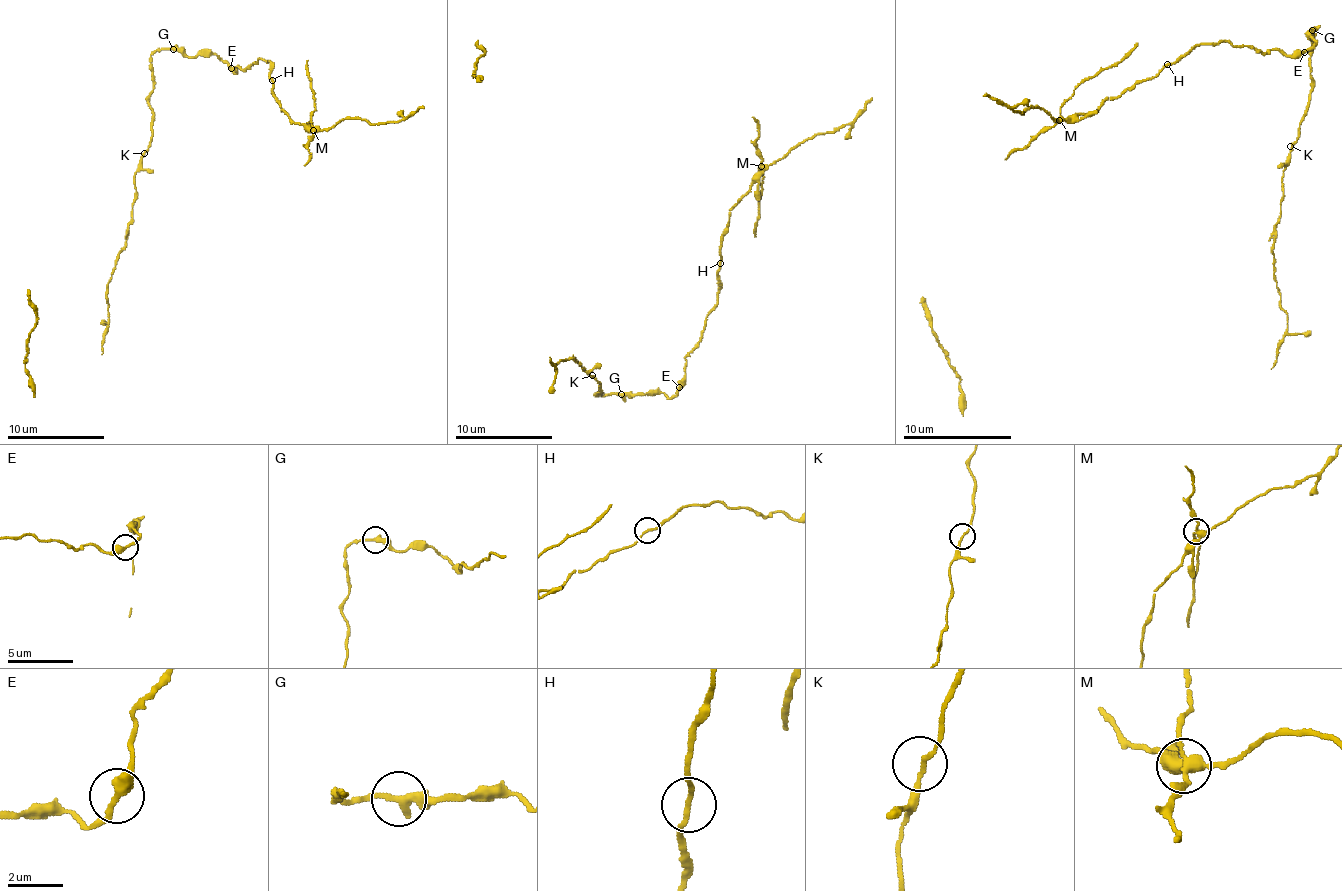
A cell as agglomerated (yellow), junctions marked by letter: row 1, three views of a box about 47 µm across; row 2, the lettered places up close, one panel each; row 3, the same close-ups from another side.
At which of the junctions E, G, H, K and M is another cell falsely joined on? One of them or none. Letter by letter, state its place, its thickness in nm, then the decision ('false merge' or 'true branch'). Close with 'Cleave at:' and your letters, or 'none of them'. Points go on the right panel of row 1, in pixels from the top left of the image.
E: place (1304, 52); calibre 360 nm; true branch
G: place (1312, 30); calibre 320 nm; true branch
H: place (1167, 64); calibre 170 nm; true branch
K: place (1290, 146); calibre 160 nm; true branch
M: place (1059, 120); calibre 280 nm; false merge
Cleave at: M

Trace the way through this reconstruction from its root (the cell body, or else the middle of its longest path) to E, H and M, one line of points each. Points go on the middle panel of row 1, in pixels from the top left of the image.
E: (592, 377), (599, 382), (601, 389), (597, 394), (665, 392), (670, 397), (679, 387)
H: (592, 377), (601, 389), (597, 394), (670, 397), (716, 302), (721, 263)
M: (592, 377), (601, 389), (597, 394), (670, 397), (677, 389), (684, 355), (716, 302), (721, 233), (760, 165)

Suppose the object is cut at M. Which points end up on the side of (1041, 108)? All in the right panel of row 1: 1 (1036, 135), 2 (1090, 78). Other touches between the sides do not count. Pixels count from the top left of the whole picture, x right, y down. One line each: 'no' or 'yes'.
1: no
2: no

